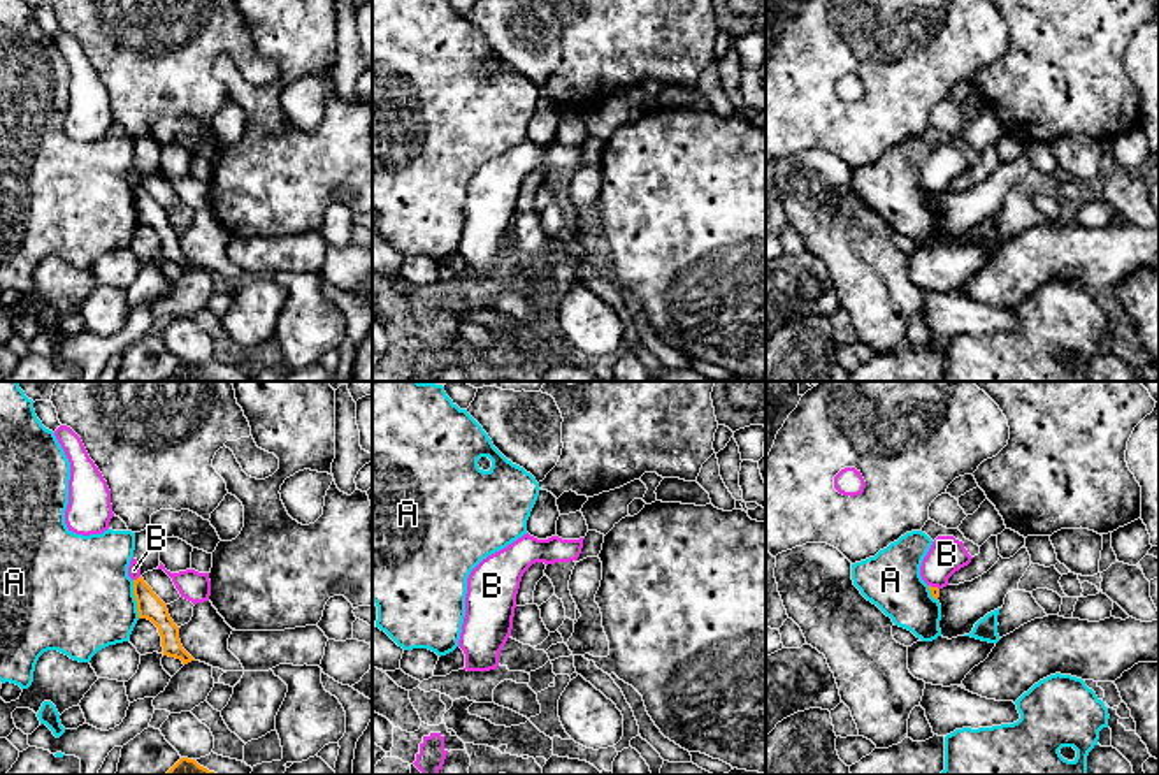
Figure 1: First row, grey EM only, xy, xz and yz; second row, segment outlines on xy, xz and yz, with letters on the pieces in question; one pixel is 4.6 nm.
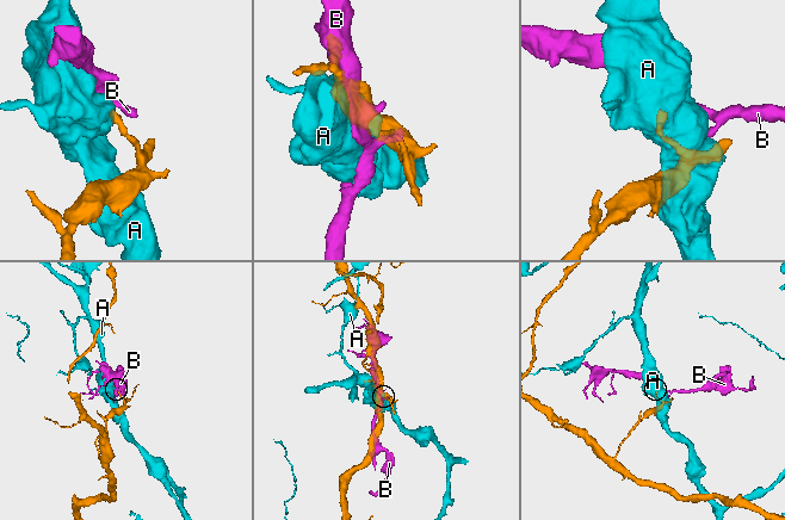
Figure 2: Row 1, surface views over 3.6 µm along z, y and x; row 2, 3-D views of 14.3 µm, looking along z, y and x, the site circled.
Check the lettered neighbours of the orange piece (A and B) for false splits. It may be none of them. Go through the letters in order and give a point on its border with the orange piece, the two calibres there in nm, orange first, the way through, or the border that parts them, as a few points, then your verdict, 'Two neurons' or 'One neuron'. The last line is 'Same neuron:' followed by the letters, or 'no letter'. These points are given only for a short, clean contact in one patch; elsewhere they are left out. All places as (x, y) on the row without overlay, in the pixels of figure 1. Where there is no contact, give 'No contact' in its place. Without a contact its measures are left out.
A: Touches orange at xy (136, 206). Thickness 120 nm (orange) against 480 nm. Two neurons
B: Touches orange at xy (137, 185). Thickness 120 nm (orange) against 60 nm. Boundary: xy (139, 181), (134, 187). Two neurons
Same neuron: no letter

